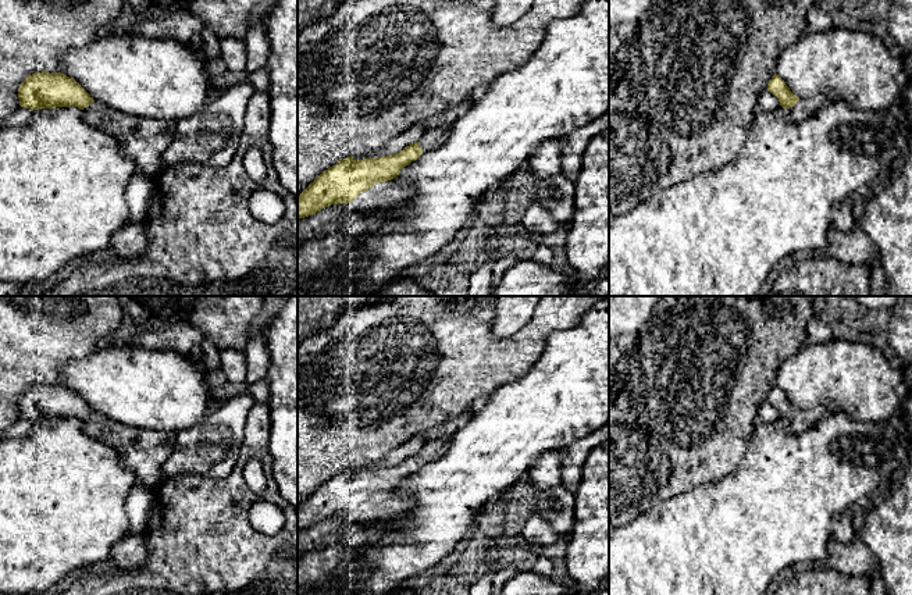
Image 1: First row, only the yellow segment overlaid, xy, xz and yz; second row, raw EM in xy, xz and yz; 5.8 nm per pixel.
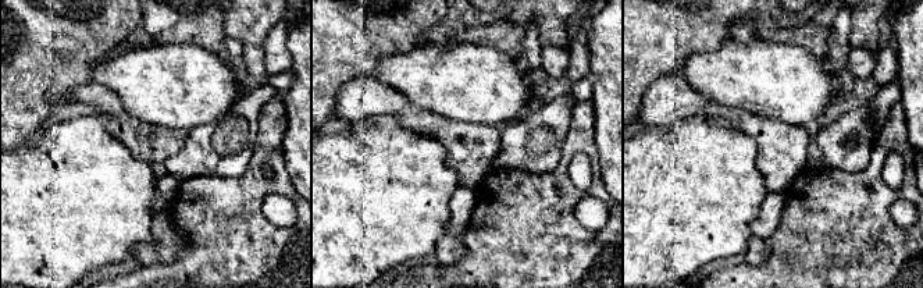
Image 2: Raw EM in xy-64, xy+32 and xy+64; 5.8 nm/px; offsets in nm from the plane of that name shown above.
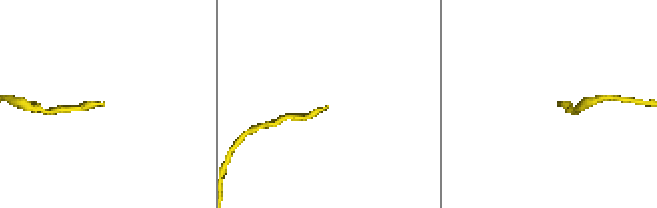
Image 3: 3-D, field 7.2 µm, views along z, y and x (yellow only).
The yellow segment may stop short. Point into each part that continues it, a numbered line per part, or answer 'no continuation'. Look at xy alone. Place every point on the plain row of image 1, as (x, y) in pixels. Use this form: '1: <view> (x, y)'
1: xy (143, 452)

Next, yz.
1: yz (804, 420)

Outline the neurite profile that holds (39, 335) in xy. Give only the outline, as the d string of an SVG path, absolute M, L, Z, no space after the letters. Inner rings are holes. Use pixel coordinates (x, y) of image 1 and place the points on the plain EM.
M0 296L0 441L1 434L19 417L18 399L35 384L58 384L61 370L103 346L107 336L125 323L124 306L117 296Z

